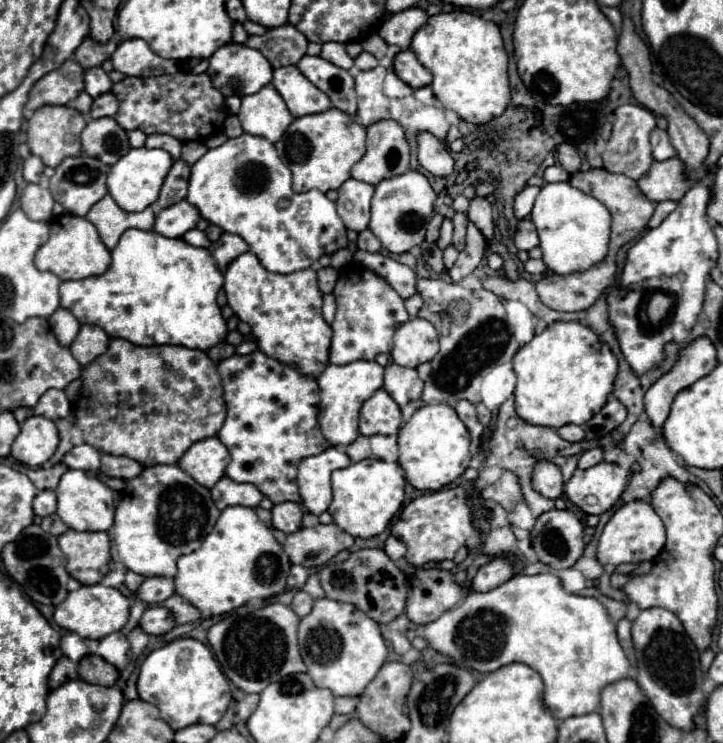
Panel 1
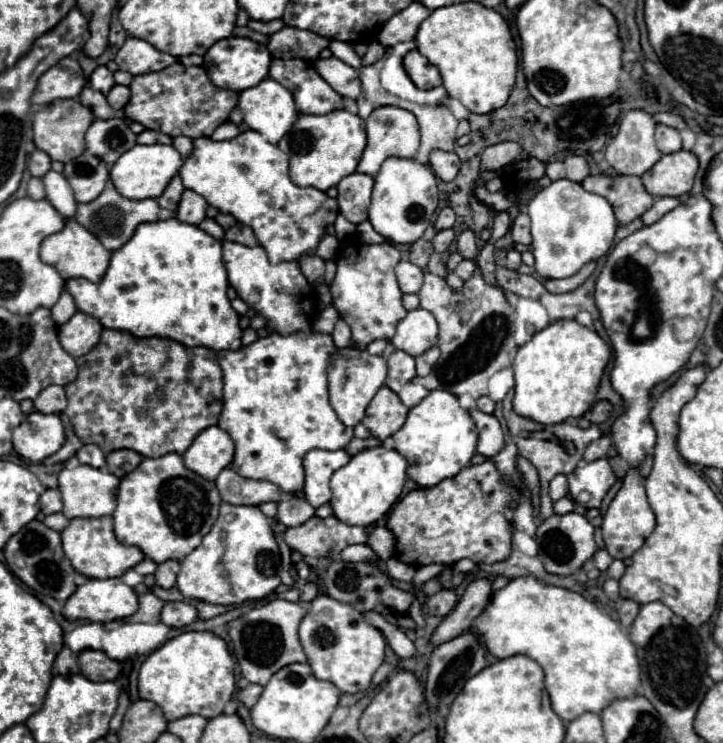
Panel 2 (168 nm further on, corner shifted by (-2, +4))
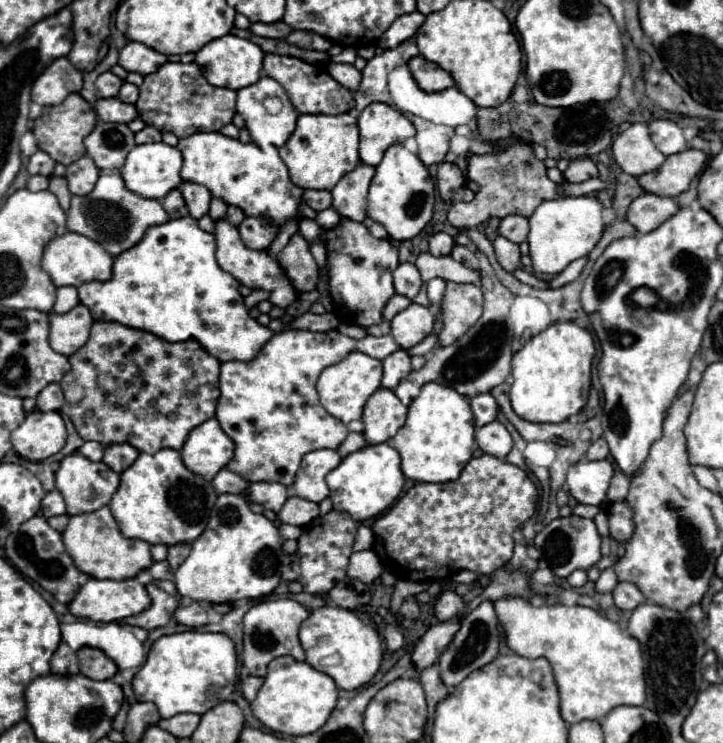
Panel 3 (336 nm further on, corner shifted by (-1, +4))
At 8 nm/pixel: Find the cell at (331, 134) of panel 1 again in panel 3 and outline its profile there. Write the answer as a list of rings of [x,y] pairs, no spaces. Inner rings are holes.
[[[353,112],[327,116],[303,114],[297,118],[297,128],[279,148],[283,162],[289,168],[291,182],[299,188],[331,190],[347,172],[359,164],[359,130]]]

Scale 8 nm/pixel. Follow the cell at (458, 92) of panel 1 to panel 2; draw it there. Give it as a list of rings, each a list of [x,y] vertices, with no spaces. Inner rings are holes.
[[[460,2],[434,10],[418,28],[418,52],[440,70],[442,86],[450,98],[458,98],[470,112],[488,114],[508,102],[516,80],[516,44],[506,20],[478,4]]]

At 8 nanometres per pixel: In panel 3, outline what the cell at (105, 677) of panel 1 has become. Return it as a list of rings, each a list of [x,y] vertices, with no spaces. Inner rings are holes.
[[[85,646],[85,648],[77,650],[77,658],[79,658],[81,674],[87,676],[87,678],[93,678],[93,680],[109,680],[117,672],[117,664],[111,658],[107,658],[105,652],[101,652],[97,648]]]

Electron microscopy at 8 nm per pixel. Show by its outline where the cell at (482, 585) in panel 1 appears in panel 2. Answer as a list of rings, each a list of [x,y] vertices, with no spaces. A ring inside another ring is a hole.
[[[488,578],[472,580],[466,586],[466,592],[460,598],[458,606],[446,616],[446,620],[432,634],[432,642],[444,644],[456,636],[460,636],[464,630],[468,630],[472,626],[474,618],[484,610],[490,596],[492,596],[492,580],[488,580]]]

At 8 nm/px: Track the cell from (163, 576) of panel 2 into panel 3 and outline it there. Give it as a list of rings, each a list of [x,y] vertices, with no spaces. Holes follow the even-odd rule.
[[[181,542],[181,544],[173,544],[173,546],[169,548],[167,562],[169,562],[171,570],[177,570],[177,568],[181,566],[181,562],[189,556],[189,550],[191,550],[191,546],[189,546],[189,544],[185,544],[185,542]]]

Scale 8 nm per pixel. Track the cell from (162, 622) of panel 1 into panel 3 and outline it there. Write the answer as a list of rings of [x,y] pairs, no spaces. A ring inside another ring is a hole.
[[[193,602],[191,606],[187,608],[177,608],[175,612],[175,618],[179,624],[185,624],[189,628],[199,628],[199,626],[205,626],[209,622],[209,616],[207,612],[201,608],[199,602]]]

